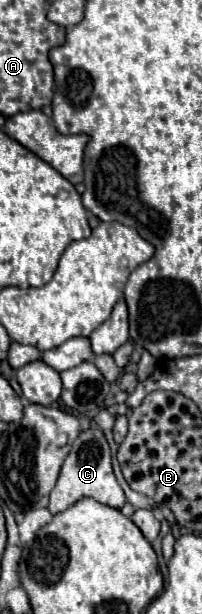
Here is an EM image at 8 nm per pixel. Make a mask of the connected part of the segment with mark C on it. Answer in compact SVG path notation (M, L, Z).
M100 429L82 431L78 435L78 439L74 441L72 451L66 457L66 461L62 465L62 471L60 471L60 477L58 477L52 493L50 493L48 509L50 509L52 515L60 513L60 511L66 511L70 505L74 505L82 497L94 497L98 503L108 505L108 507L116 507L116 509L120 509L126 503L124 491L122 491L122 487L118 485L118 481L112 473L108 441L106 441L106 437Z

